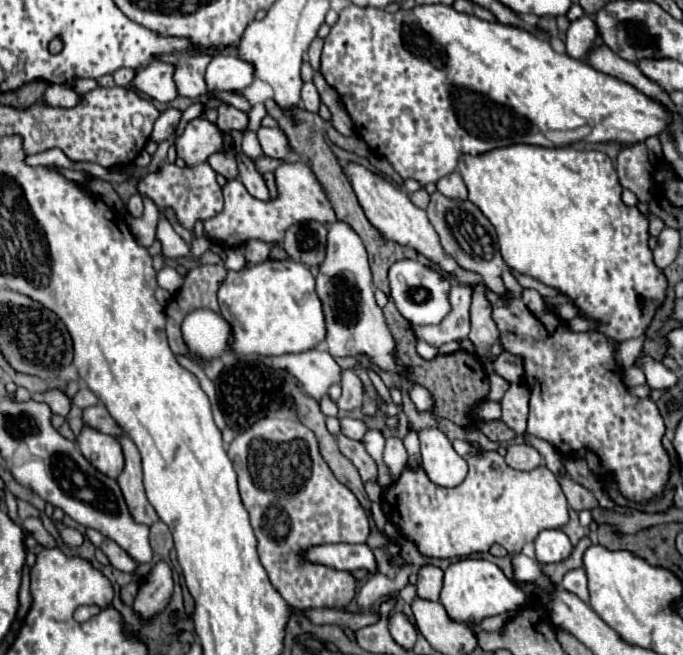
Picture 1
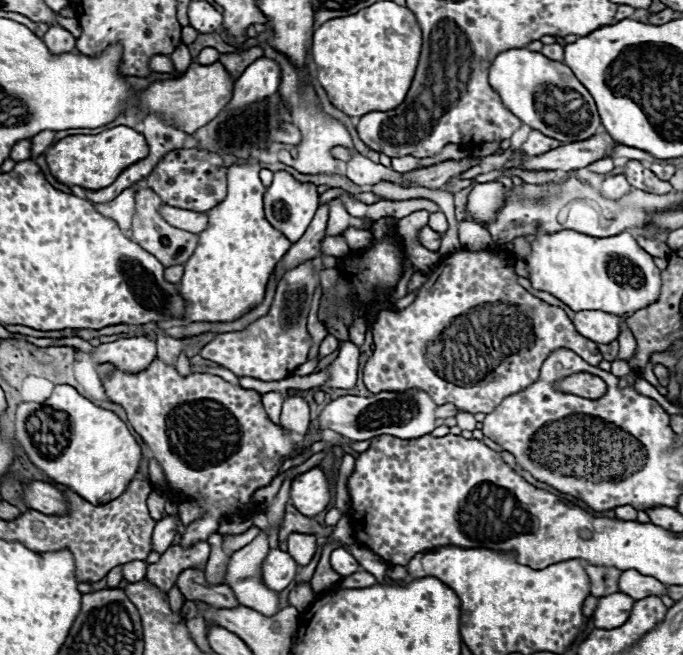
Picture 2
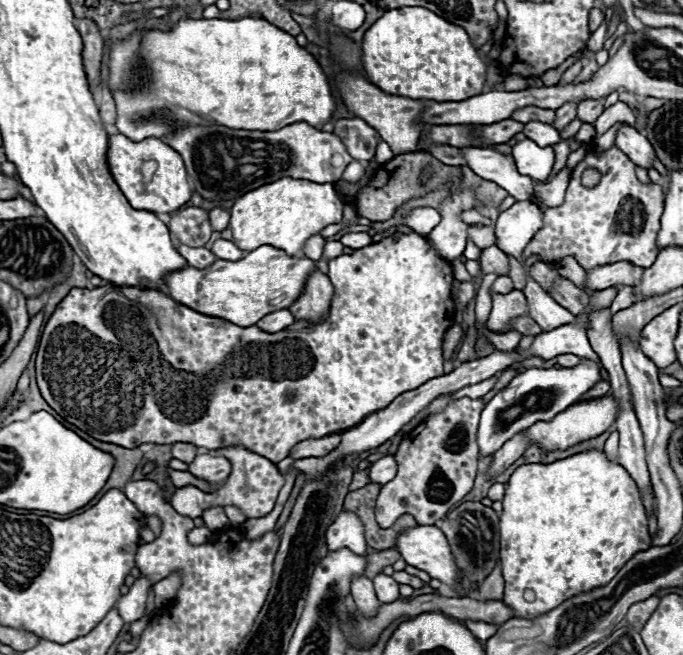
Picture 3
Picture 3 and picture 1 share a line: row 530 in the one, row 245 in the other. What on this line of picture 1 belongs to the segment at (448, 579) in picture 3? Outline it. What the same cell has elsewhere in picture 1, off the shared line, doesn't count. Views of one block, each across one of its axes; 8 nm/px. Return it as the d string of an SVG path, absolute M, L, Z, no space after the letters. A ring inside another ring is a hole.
M346 164L346 166L344 166L344 172L348 174L348 178L350 178L350 182L352 182L352 188L354 188L356 196L358 196L358 202L360 202L360 206L364 208L368 220L372 222L372 226L374 226L384 238L388 238L388 240L392 240L392 242L398 242L398 244L402 244L402 246L414 248L418 254L422 254L422 256L426 256L430 262L438 264L438 270L440 270L440 272L444 272L446 276L458 280L460 284L466 284L466 286L470 286L470 288L474 288L474 286L478 286L478 284L484 284L484 280L482 280L480 274L474 274L474 272L470 272L470 270L464 270L462 266L458 266L458 262L456 262L450 254L444 252L444 248L442 248L442 244L440 244L440 238L438 238L434 226L430 224L426 212L424 212L422 208L416 208L416 206L410 202L410 198L402 194L400 188L396 188L396 186L390 184L390 182L386 182L382 176L372 174L370 170L366 170L366 168L360 166L360 164Z

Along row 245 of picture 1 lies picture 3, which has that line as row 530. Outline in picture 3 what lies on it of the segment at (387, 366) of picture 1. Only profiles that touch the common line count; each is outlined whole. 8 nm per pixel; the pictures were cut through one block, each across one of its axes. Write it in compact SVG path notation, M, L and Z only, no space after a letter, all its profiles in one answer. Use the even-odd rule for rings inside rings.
M352 512L338 514L338 520L334 520L334 524L330 524L330 528L326 530L326 544L330 552L348 548L354 554L364 556L366 542L364 542L364 528L360 518L354 516Z

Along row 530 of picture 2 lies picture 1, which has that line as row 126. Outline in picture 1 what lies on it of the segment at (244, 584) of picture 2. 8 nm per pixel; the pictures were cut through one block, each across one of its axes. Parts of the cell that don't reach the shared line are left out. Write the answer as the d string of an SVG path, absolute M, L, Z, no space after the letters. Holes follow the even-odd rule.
M260 126L256 130L258 142L262 146L262 152L270 158L280 158L286 160L286 152L288 152L288 138L284 136L284 132L280 128L264 128Z

